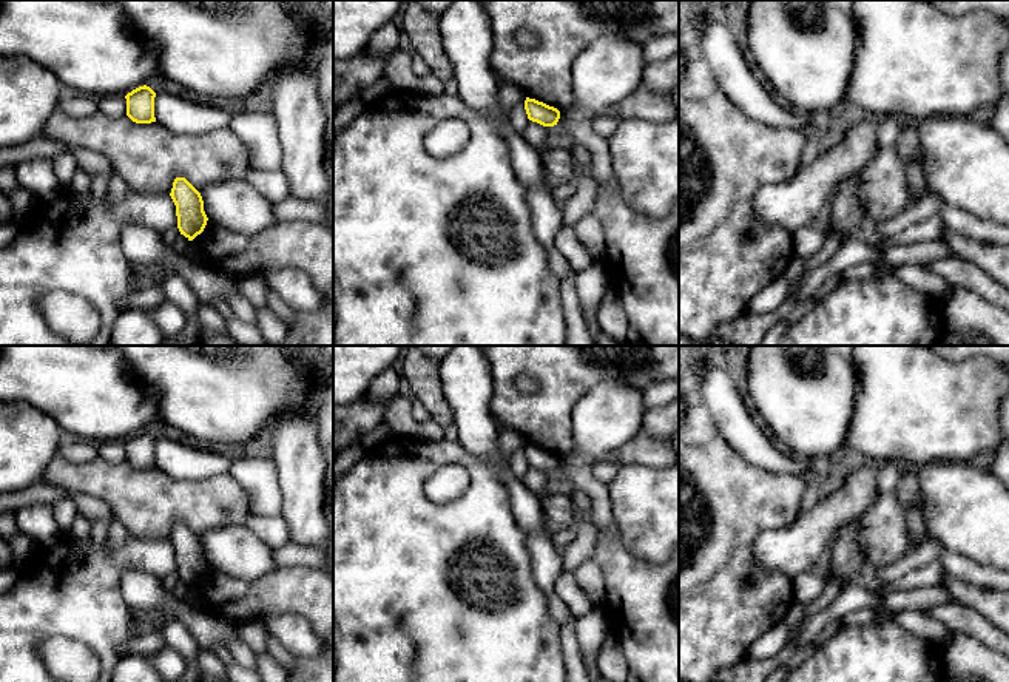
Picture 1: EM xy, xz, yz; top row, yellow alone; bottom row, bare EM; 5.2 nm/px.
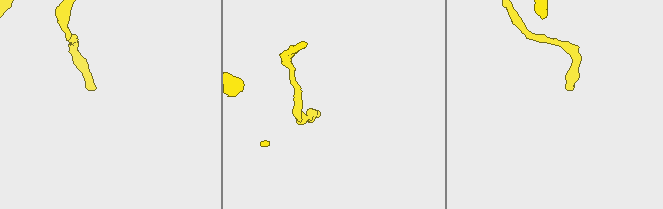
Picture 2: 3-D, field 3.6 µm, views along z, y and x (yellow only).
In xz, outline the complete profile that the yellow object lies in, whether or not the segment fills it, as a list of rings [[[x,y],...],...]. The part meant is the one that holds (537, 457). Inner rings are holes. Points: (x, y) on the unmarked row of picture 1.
[[[526,443],[525,455],[529,466],[537,468],[543,472],[554,472],[560,464],[560,457],[557,454],[535,444]]]

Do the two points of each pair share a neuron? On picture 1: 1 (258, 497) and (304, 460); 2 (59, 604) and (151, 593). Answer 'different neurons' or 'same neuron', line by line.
1: different neurons
2: different neurons

